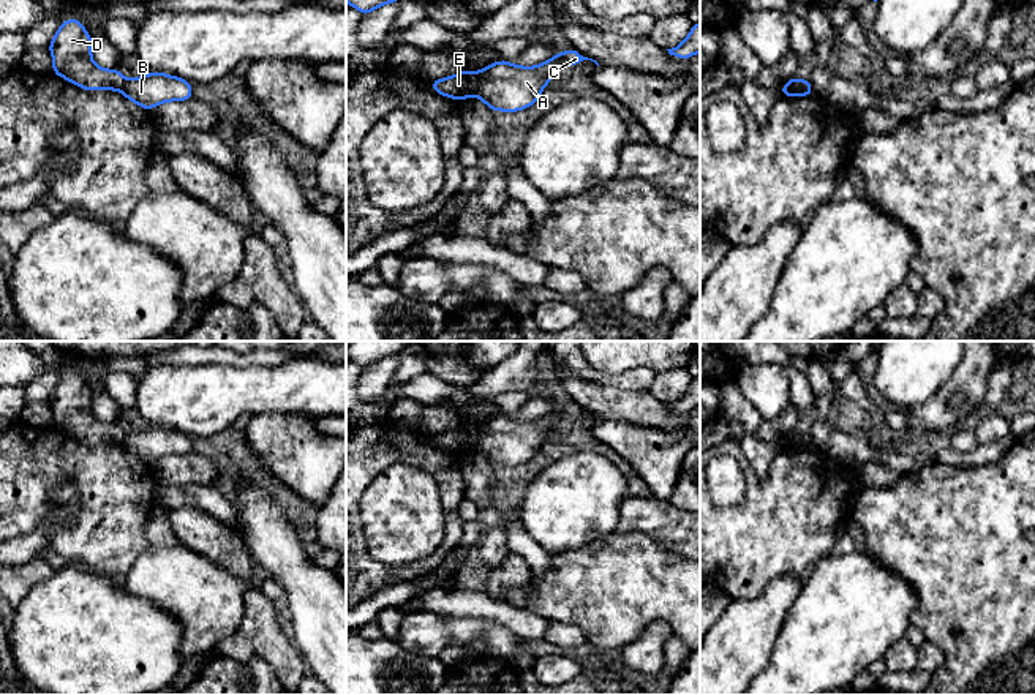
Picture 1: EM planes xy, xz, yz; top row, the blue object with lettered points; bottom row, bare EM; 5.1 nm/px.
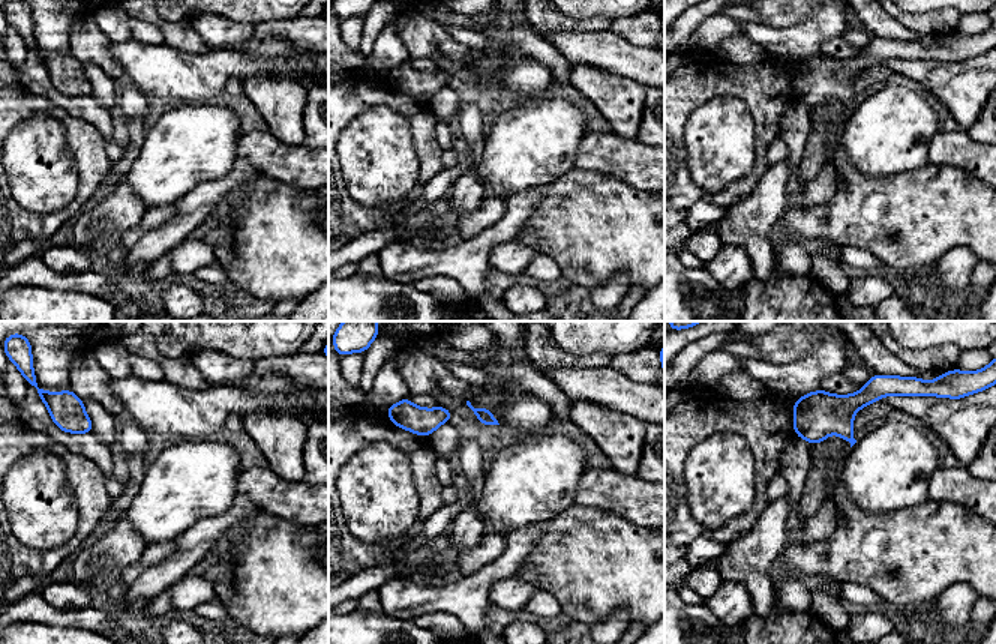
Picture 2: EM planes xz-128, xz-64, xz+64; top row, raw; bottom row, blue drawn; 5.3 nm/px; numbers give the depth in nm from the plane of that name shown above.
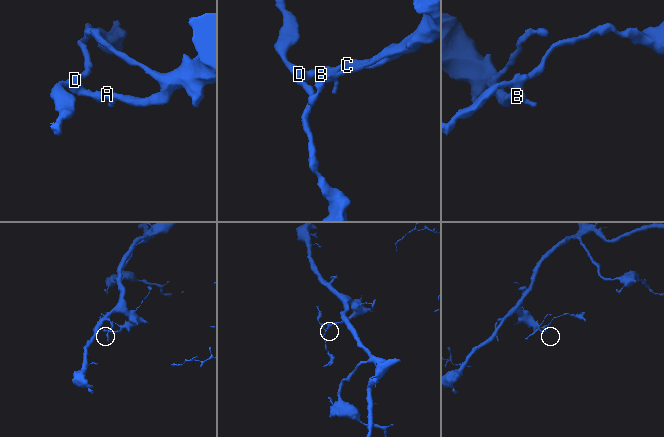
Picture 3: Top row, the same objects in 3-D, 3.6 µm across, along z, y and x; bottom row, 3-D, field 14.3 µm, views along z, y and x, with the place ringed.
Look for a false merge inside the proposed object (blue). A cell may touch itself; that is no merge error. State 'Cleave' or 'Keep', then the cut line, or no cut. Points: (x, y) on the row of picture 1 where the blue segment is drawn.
Cleave. Split along xz (477, 73), (477, 90), (474, 95)

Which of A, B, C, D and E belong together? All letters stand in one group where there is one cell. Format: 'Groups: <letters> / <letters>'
Groups: A B C / D E

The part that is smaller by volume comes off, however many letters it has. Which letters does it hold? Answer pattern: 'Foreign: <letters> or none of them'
Foreign: D, E

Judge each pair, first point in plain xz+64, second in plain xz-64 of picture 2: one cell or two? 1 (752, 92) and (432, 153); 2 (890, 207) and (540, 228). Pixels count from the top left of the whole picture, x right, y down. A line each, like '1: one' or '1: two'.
1: one
2: one

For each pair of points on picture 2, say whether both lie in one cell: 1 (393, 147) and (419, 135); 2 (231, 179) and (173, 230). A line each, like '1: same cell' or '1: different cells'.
1: different cells
2: same cell

